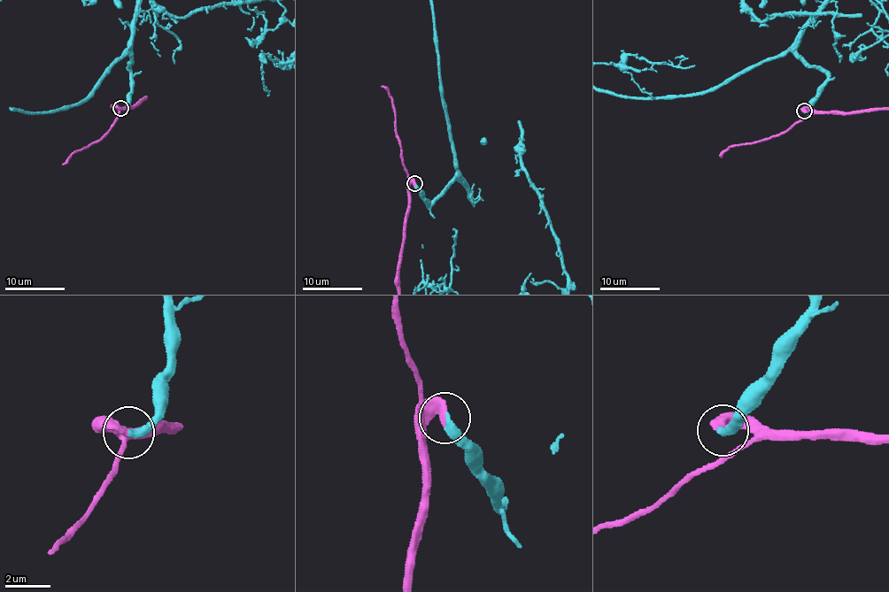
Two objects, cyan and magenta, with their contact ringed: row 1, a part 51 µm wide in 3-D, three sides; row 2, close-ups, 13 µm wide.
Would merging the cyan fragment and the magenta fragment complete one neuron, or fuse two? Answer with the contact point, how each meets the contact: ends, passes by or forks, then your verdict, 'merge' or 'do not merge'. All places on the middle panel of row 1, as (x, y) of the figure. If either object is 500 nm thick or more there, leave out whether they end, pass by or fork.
at (414, 183); cyan ends there; magenta ends there; merge

